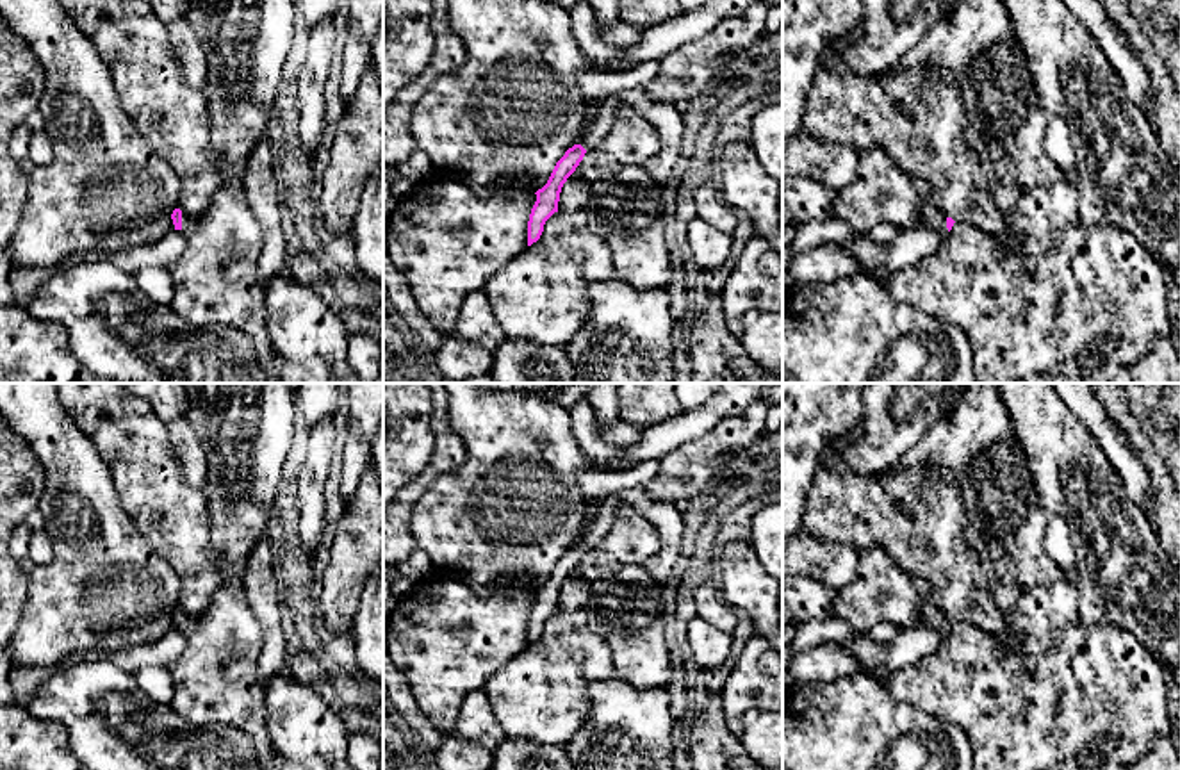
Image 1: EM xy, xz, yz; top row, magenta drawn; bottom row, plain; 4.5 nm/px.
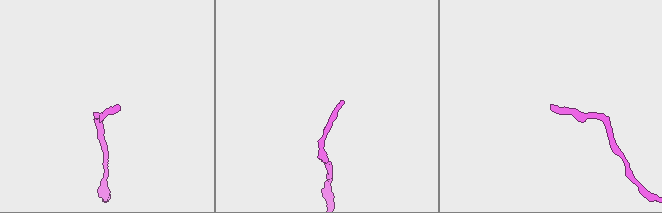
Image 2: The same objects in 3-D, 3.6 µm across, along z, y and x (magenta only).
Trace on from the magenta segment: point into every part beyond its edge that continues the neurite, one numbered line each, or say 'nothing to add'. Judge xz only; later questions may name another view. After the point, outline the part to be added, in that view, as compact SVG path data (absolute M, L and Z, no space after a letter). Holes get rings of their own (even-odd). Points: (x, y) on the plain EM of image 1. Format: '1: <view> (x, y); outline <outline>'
1: xz (603, 521); outline M611 494L608 497L602 497L597 508L597 515L590 528L581 537L581 545L585 549L592 549L601 542L601 538L610 531L615 517L617 506L622 503L619 494Z

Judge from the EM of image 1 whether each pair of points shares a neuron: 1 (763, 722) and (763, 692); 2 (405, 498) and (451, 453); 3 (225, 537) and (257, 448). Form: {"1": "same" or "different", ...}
{"1": "different", "2": "same", "3": "same"}

